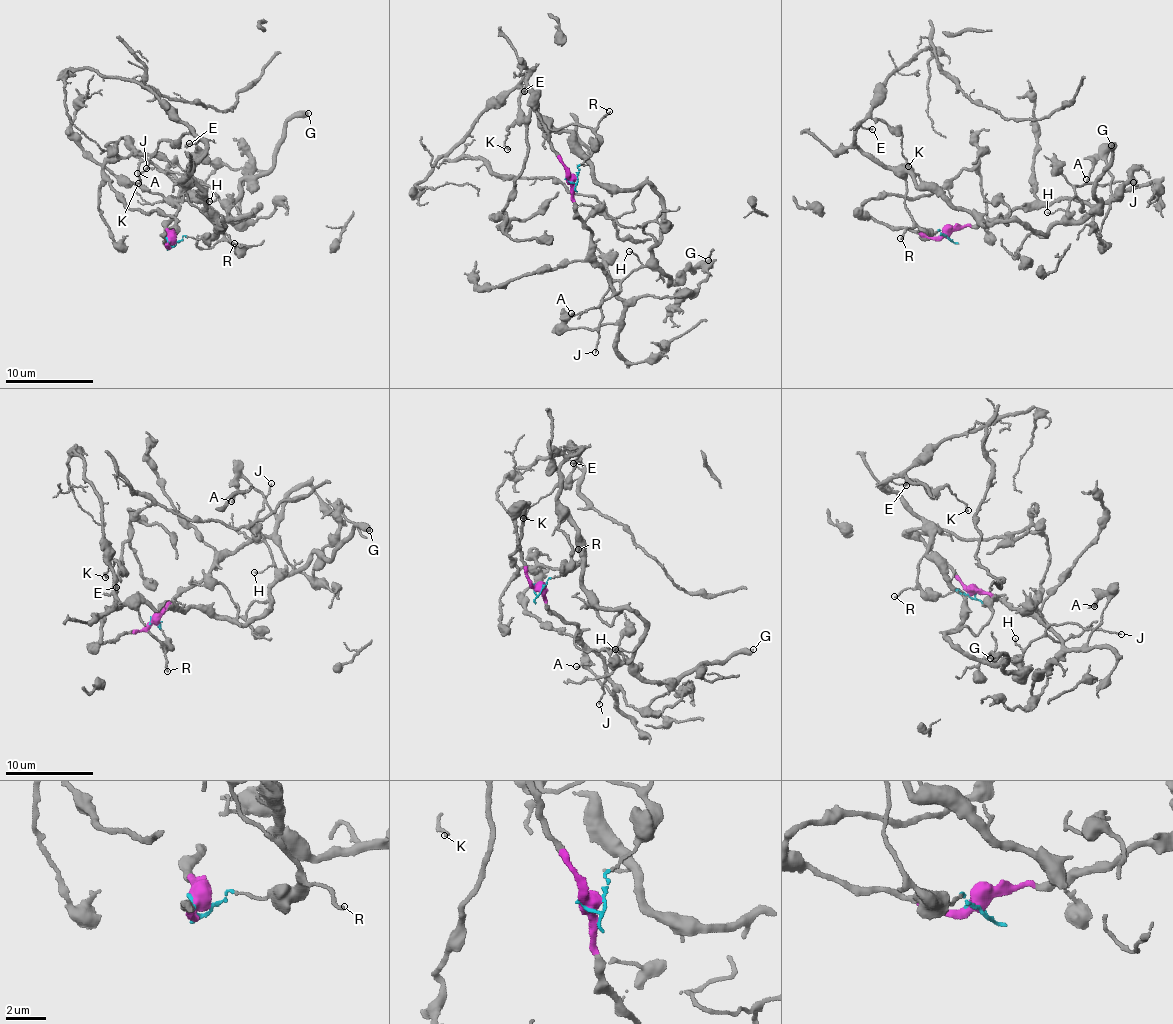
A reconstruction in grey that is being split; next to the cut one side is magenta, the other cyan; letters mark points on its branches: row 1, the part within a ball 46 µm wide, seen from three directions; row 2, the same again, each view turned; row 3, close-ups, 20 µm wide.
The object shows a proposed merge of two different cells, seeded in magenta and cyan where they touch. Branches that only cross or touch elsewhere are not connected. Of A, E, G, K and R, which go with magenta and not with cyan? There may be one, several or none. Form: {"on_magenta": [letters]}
{"on_magenta": ["A"]}

